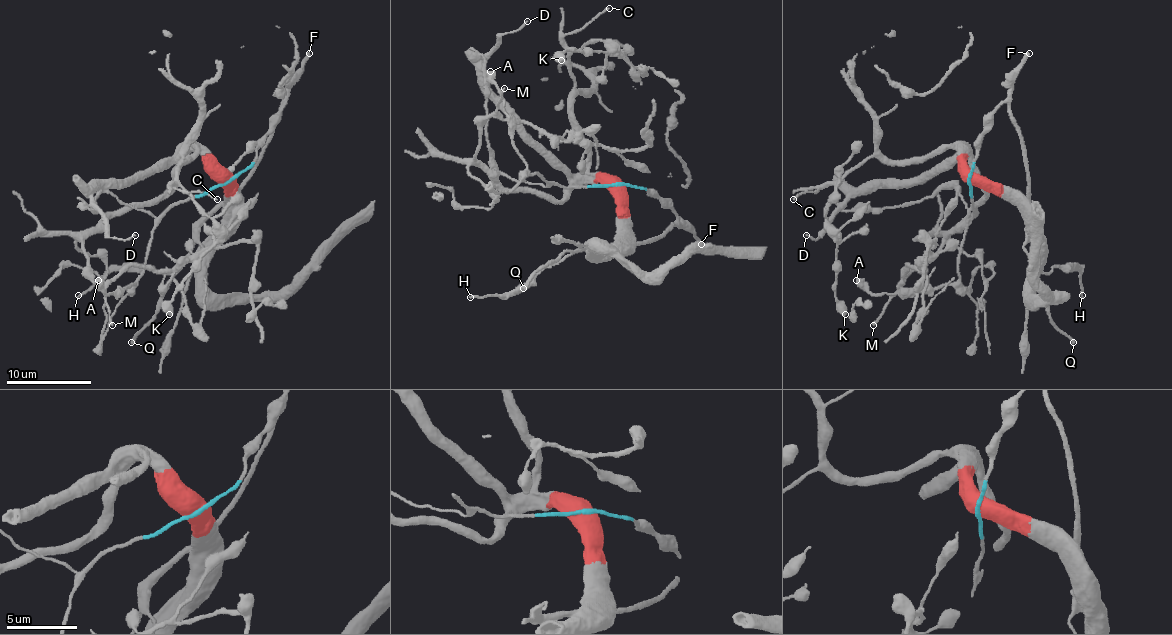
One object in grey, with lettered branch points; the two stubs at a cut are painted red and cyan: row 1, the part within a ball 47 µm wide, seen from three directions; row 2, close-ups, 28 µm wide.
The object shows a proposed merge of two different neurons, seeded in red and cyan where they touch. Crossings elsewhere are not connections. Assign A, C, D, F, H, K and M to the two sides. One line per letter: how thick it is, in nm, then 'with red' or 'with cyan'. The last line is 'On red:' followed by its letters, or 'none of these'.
A: 650 nm | with cyan
C: 150 nm | with red
D: 140 nm | with red
F: 320 nm | with cyan
H: 180 nm | with cyan
K: 600 nm | with red
M: 190 nm | with red
On red: C, D, K, M

